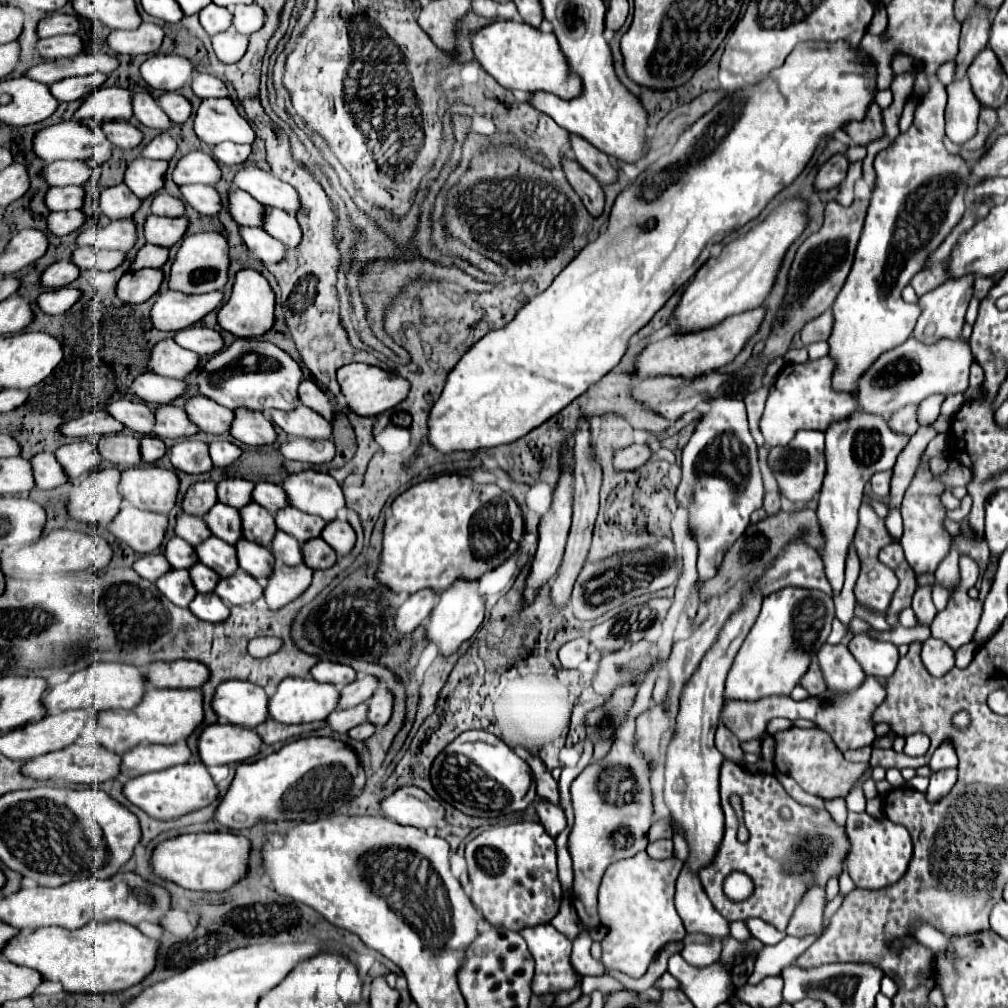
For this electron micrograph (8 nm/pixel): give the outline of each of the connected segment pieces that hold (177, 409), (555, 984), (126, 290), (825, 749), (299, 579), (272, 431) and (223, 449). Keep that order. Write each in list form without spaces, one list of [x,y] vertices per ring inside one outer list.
[[[166,404],[156,410],[156,430],[154,434],[158,438],[188,438],[198,434],[196,424],[184,414],[182,406]]]
[[[540,924],[534,928],[524,928],[520,930],[520,936],[526,940],[528,950],[536,962],[536,974],[532,980],[532,992],[536,996],[546,996],[546,994],[558,994],[572,990],[578,982],[578,974],[570,964],[570,952],[572,952],[572,940],[558,932],[552,924]]]
[[[144,268],[144,270],[130,270],[118,282],[118,296],[122,302],[128,304],[142,304],[150,300],[162,286],[164,272],[162,268]]]
[[[786,728],[774,734],[774,766],[794,778],[806,792],[824,800],[846,796],[862,778],[862,764],[848,762],[828,732],[820,728]]]
[[[276,562],[274,572],[270,576],[270,582],[264,590],[264,598],[272,610],[280,610],[292,600],[300,598],[310,582],[312,582],[312,568],[306,564],[300,566],[286,566],[282,562]]]
[[[236,410],[230,434],[248,446],[274,444],[278,438],[274,424],[264,414],[252,410]]]
[[[216,440],[210,444],[210,456],[212,456],[212,462],[214,466],[218,468],[226,468],[230,466],[234,460],[238,460],[242,454],[242,448],[232,444],[232,442],[226,442],[226,440]]]

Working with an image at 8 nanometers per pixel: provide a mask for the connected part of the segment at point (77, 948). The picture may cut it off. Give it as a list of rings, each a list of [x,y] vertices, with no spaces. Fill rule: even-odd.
[[[120,920],[112,922],[96,922],[78,928],[78,930],[64,930],[58,926],[38,928],[34,932],[20,932],[10,940],[10,944],[2,950],[2,956],[14,964],[38,970],[48,982],[60,982],[66,992],[122,992],[140,984],[152,970],[156,968],[160,942],[154,938],[144,936],[136,926],[130,926]]]

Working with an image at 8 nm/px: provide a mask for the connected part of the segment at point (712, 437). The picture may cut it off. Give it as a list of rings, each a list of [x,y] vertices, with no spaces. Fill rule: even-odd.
[[[708,398],[708,410],[682,450],[682,482],[676,490],[680,506],[688,506],[688,526],[698,544],[698,582],[716,576],[726,550],[744,534],[750,514],[762,508],[764,486],[756,442],[748,430],[746,406],[734,398]]]

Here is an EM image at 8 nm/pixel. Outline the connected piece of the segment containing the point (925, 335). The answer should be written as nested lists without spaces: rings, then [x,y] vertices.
[[[948,278],[944,284],[924,294],[918,300],[922,314],[914,328],[914,336],[924,344],[936,342],[938,338],[958,338],[962,332],[964,314],[966,314],[968,302],[972,300],[972,294],[974,294],[974,278]]]

